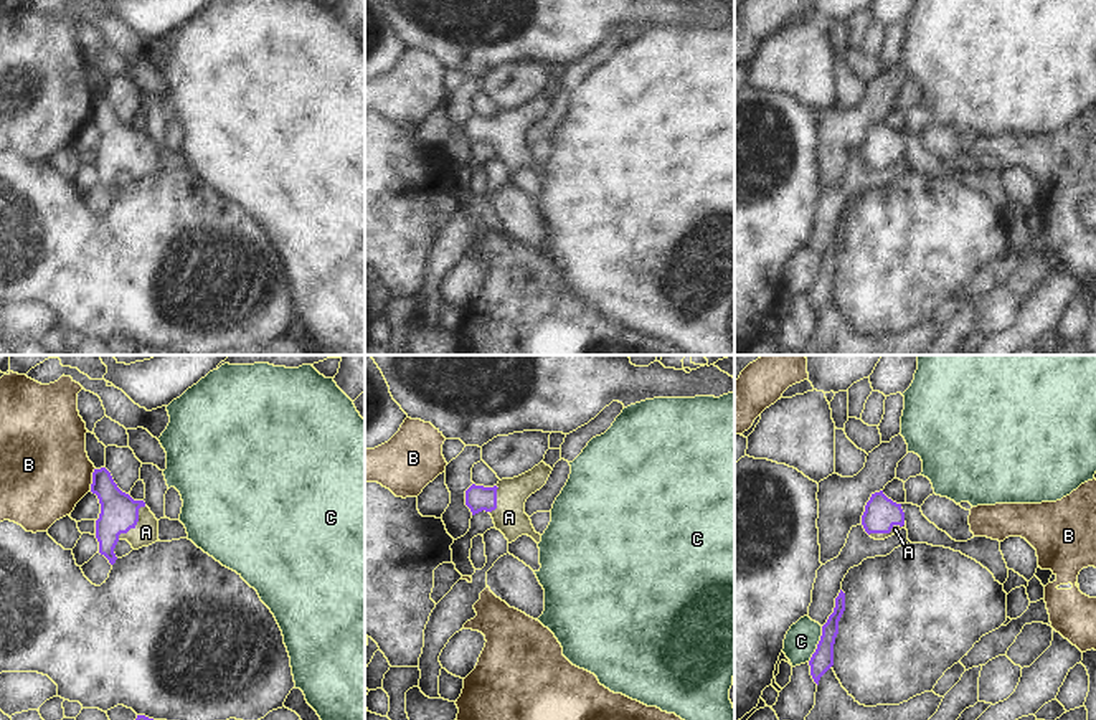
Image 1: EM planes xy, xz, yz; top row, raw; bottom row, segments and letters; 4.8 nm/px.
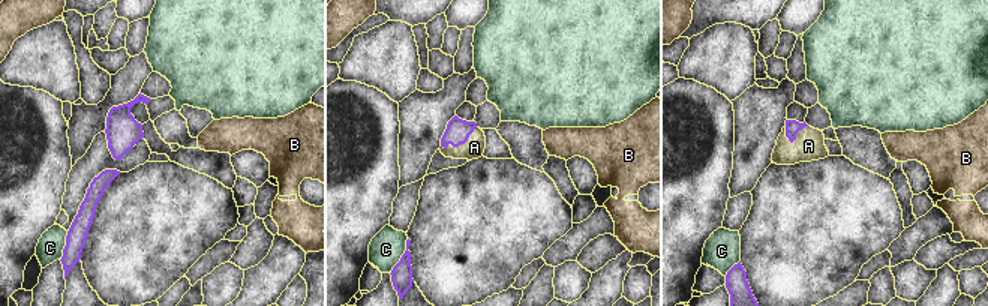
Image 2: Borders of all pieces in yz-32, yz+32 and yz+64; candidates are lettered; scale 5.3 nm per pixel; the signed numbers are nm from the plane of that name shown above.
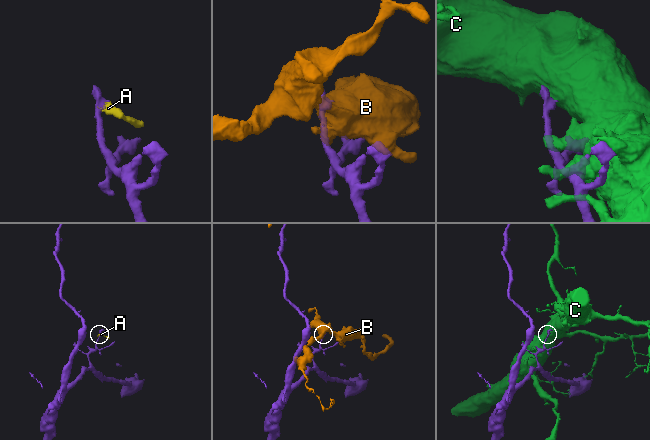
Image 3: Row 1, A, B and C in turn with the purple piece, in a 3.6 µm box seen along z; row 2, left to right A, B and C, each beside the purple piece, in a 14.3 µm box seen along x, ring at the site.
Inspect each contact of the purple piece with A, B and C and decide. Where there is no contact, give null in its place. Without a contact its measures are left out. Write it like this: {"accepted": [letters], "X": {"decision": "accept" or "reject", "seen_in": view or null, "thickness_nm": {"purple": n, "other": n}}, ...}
{"accepted": ["A"], "A": {"decision": "accept", "seen_in": "xy", "thickness_nm": {"purple": 190, "other": 120}}, "B": {"decision": "reject", "seen_in": "xy", "thickness_nm": {"purple": 190, "other": 440}}, "C": {"decision": "reject", "seen_in": "yz", "thickness_nm": {"purple": 110, "other": 160}}}

